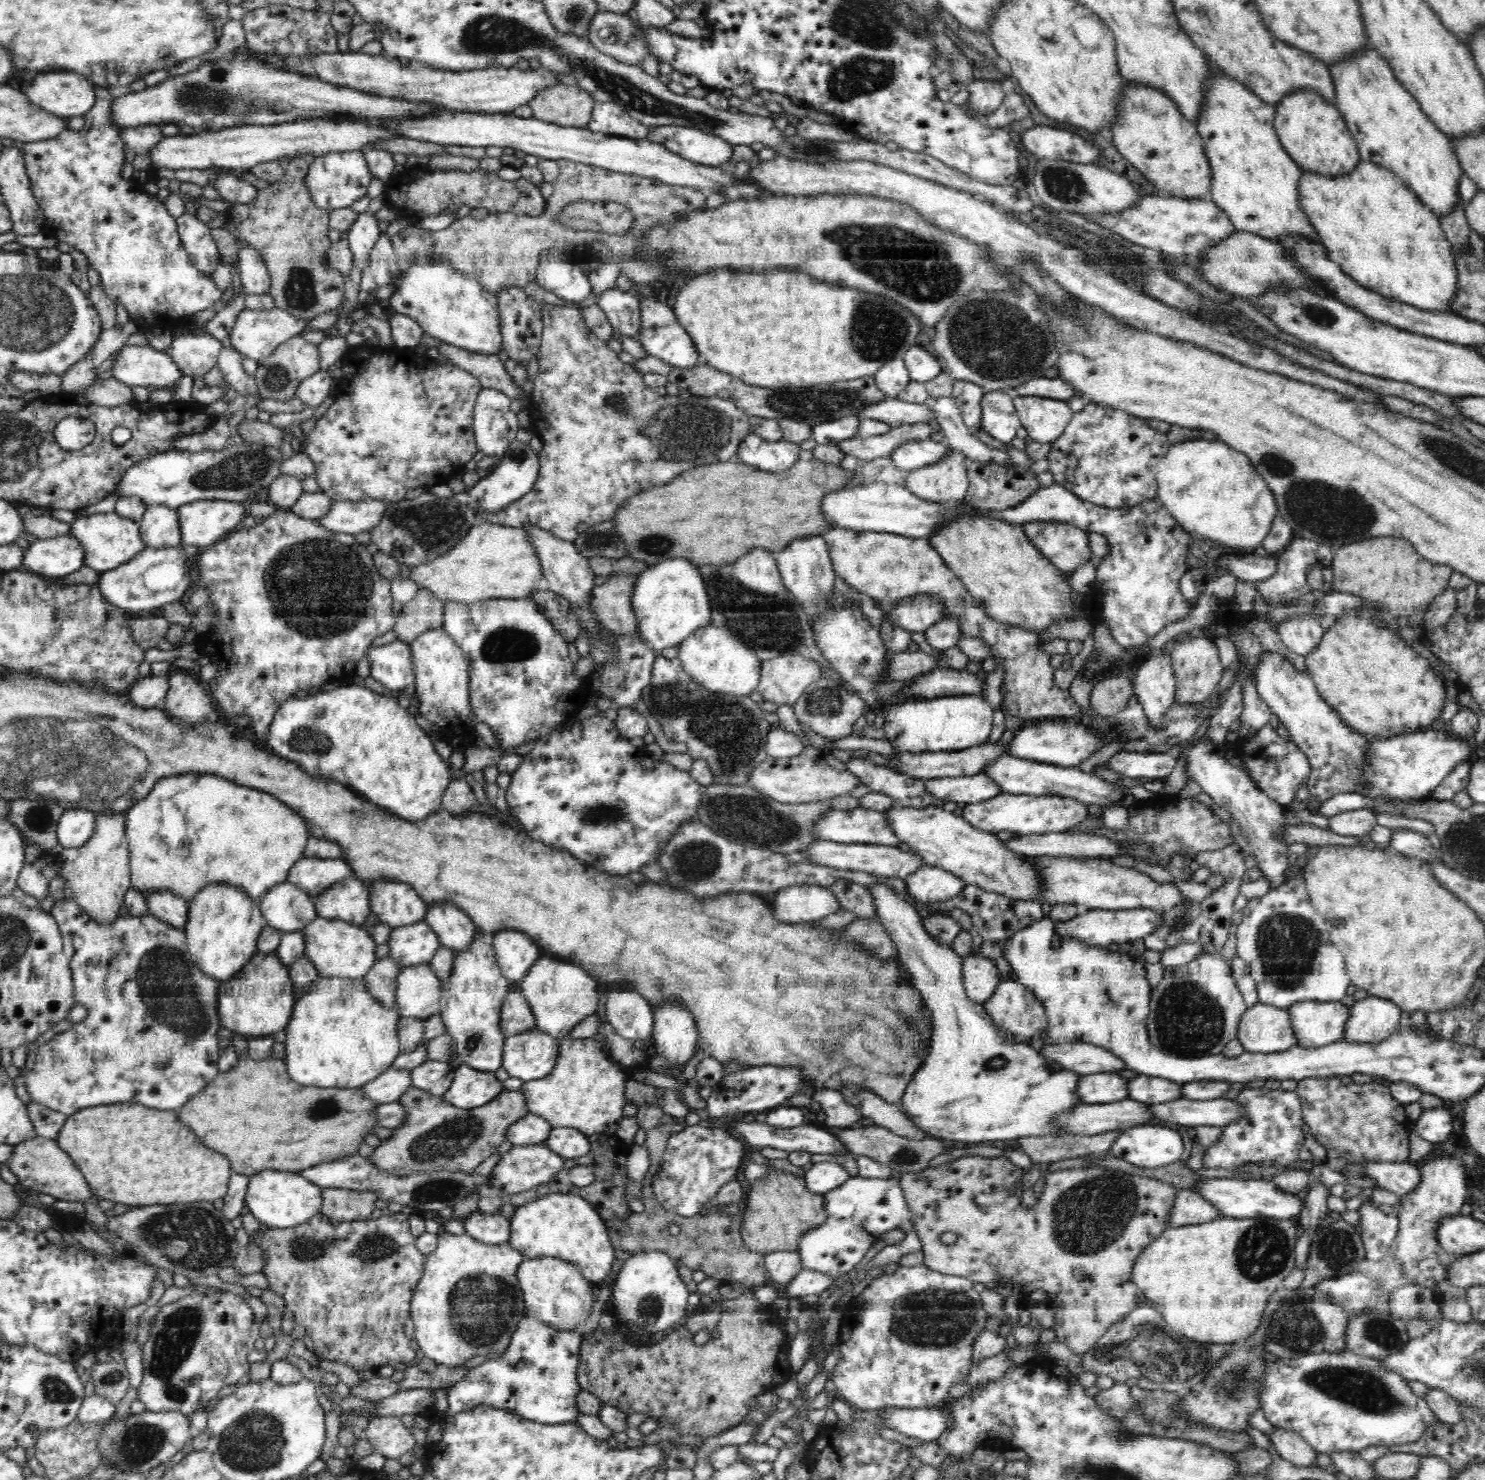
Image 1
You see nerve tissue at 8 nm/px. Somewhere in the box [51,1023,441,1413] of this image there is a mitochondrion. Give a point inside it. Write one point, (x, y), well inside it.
(194, 1237)

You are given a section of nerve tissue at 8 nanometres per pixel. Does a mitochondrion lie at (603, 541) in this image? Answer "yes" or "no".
yes

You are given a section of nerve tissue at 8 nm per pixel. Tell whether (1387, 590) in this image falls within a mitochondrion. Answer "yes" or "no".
no

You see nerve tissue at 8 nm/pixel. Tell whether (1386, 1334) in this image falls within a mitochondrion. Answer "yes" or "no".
yes

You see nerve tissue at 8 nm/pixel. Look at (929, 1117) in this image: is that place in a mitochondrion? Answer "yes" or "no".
no

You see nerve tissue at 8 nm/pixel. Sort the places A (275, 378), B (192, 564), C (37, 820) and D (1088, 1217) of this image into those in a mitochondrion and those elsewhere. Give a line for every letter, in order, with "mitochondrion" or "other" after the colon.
A: mitochondrion
B: other
C: mitochondrion
D: mitochondrion

